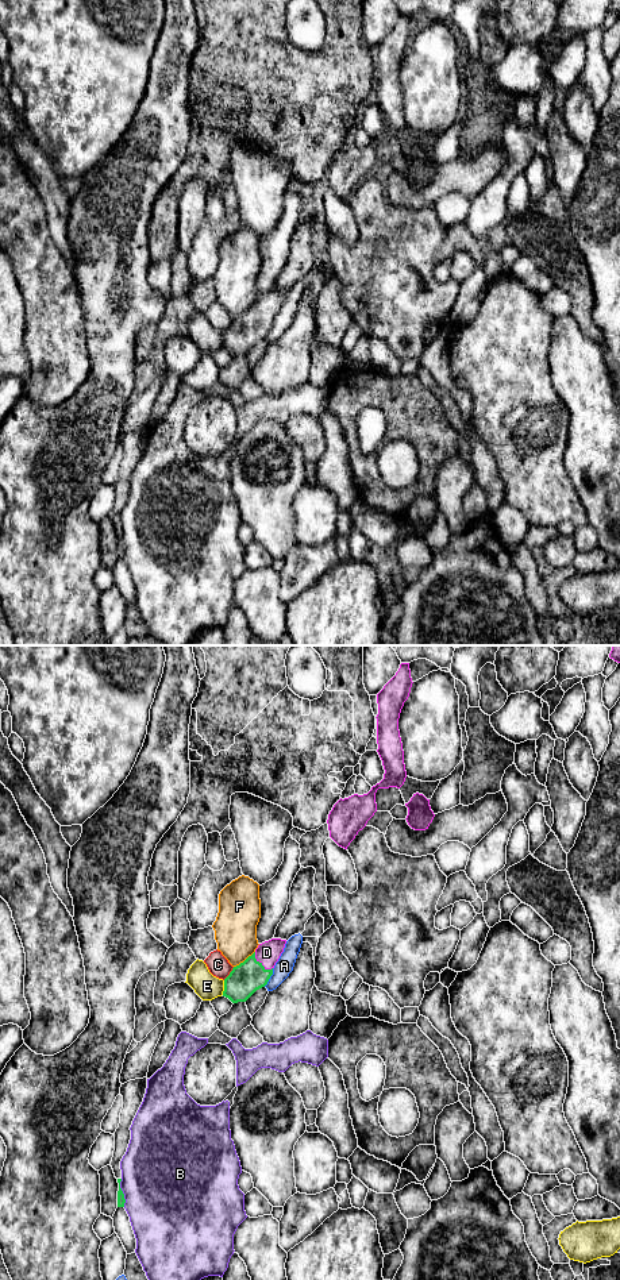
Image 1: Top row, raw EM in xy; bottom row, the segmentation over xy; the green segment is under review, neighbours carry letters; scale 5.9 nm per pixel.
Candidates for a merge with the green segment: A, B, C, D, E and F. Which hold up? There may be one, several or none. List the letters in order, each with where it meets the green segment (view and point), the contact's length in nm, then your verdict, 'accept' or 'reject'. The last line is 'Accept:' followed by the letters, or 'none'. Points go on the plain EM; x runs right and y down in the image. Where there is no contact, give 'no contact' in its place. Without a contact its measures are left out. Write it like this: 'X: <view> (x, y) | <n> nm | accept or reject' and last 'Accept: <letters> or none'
A: xy (269, 330) | 130 nm | reject
B: xy (122, 544) | 170 nm | reject
C: xy (230, 326) | 100 nm | reject
D: xy (261, 315) | 150 nm | accept
E: xy (224, 339) | 90 nm | reject
F: xy (245, 312) | 160 nm | reject
Accept: D

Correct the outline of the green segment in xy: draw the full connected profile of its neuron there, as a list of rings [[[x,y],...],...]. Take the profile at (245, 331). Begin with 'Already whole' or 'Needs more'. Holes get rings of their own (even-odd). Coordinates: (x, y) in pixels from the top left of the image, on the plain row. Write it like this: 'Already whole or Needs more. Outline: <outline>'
Needs more. Outline: [[[272,290],[259,296],[255,304],[234,319],[224,331],[223,348],[232,355],[246,354],[257,342],[265,339],[285,296],[286,292],[281,290]]]

